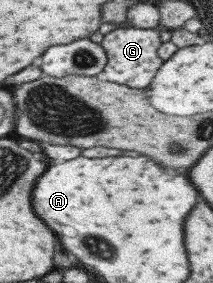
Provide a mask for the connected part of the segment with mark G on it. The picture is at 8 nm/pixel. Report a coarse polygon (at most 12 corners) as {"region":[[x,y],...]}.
{"region":[[116,28],[102,37],[95,77],[142,89],[160,67],[159,29]]}

